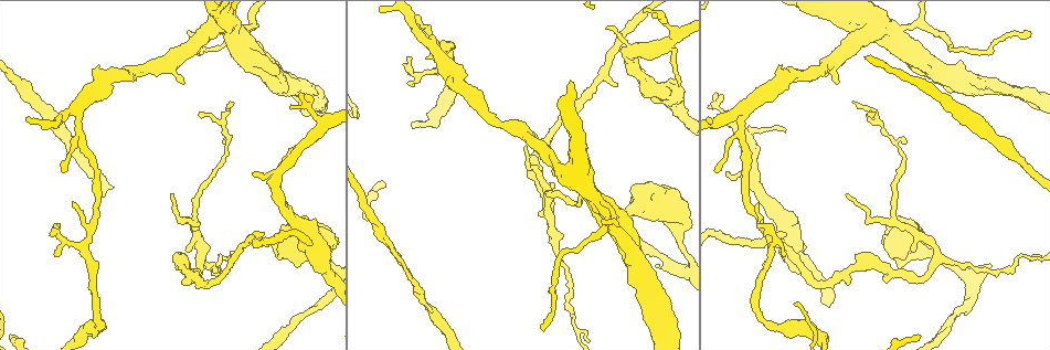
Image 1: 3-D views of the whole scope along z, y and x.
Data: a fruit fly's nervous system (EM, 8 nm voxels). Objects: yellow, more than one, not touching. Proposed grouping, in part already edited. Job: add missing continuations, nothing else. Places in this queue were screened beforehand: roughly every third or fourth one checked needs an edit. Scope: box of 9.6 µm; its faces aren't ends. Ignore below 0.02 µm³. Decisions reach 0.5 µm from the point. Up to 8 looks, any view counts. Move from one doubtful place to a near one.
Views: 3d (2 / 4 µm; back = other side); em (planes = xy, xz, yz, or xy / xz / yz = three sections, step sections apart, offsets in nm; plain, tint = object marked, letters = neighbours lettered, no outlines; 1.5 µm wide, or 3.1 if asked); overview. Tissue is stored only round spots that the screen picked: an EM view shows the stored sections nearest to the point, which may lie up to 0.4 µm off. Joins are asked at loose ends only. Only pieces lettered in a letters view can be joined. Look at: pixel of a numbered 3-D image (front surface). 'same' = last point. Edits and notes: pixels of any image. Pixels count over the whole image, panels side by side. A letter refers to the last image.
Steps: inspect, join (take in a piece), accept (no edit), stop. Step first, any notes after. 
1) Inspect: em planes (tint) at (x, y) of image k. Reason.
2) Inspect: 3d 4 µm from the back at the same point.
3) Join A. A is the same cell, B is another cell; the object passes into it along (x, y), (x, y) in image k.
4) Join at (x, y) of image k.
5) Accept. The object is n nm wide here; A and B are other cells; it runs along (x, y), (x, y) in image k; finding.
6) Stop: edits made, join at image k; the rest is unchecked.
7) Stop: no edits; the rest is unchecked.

Inspect: em planes (letters) at (607, 26) of image 1.

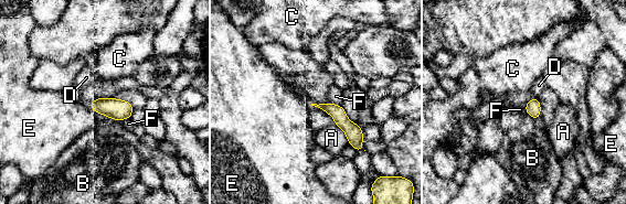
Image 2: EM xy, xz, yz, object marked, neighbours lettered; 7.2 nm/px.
Accept. The longest contact is with A, 190 nm; A, B, C, D, E and F are other cells; it runs along (322, 106), (353, 132), (357, 143) in image 2; none of them fits.

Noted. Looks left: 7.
Inspect: em yz step 4 (letters) at (616, 83) of image 1. Branch stops here.

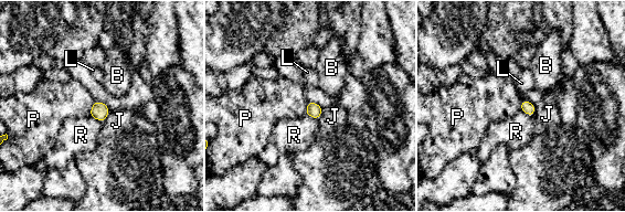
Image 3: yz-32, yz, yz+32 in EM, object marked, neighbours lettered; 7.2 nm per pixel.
Accept. The longest contact is with P, 120 nm; B, J, L, P and R are other cells; none of them fits.

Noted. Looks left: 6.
Inspect: em xy step 8 (tint) at (912, 242) of image 1. Stops while still wide.

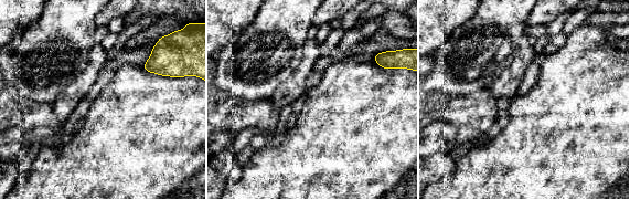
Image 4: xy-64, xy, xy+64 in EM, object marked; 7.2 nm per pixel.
Inspect: em xz step 4 (letters) at the same point.

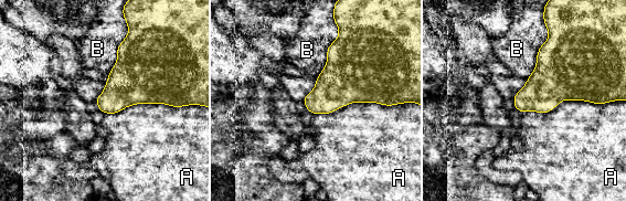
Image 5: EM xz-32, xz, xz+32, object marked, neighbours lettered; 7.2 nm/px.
Accept. A and B are other cells; no lettered piece goes on from it.

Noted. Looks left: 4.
Stop: no edits; the rest is unchecked.

